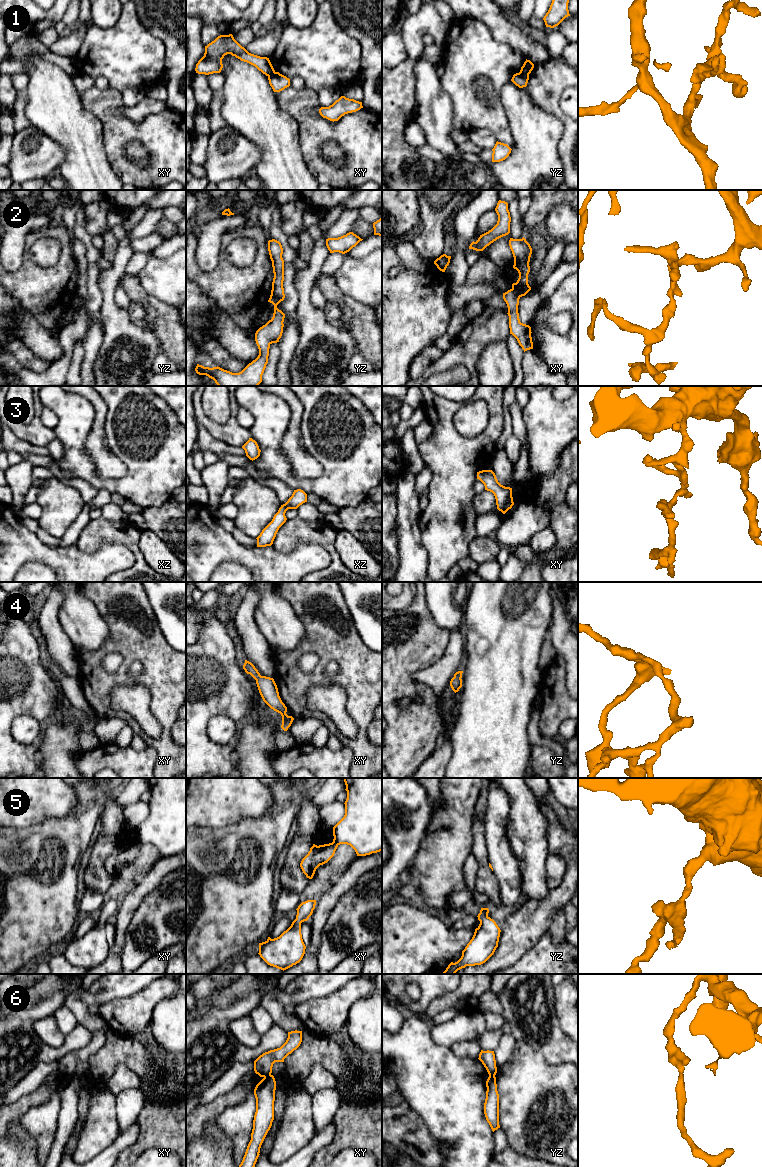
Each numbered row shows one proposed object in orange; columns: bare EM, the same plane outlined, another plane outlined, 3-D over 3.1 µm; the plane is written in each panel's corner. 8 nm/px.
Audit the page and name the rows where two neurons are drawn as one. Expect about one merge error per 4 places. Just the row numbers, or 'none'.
1, 2, 6

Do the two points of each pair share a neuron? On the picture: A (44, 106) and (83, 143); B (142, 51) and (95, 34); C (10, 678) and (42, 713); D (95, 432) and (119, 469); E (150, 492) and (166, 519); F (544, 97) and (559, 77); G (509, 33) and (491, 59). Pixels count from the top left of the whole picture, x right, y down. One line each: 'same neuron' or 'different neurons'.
A: same neuron
B: same neuron
C: same neuron
D: same neuron
E: different neurons
F: same neuron
G: different neurons

